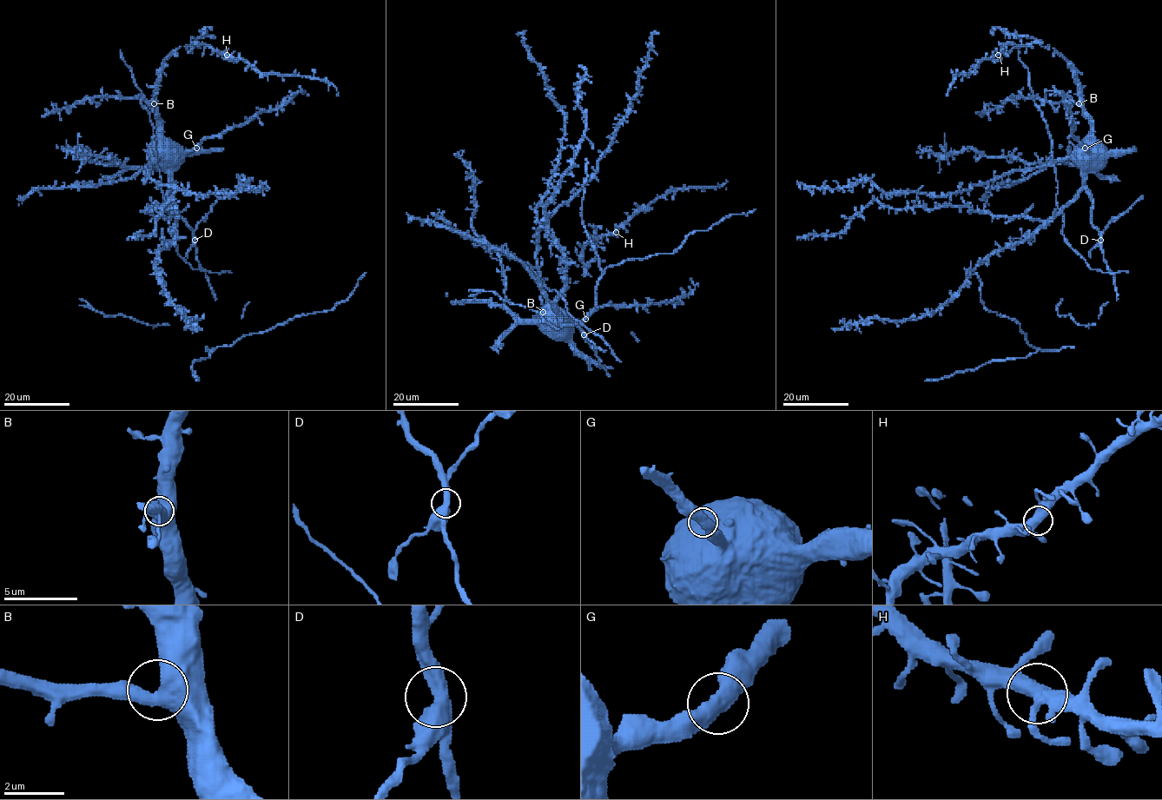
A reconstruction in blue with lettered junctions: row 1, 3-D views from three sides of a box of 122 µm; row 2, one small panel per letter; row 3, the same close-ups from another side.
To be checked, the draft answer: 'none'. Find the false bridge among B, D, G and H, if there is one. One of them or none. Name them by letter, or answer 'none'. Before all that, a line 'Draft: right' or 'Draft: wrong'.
Draft: wrong
D

